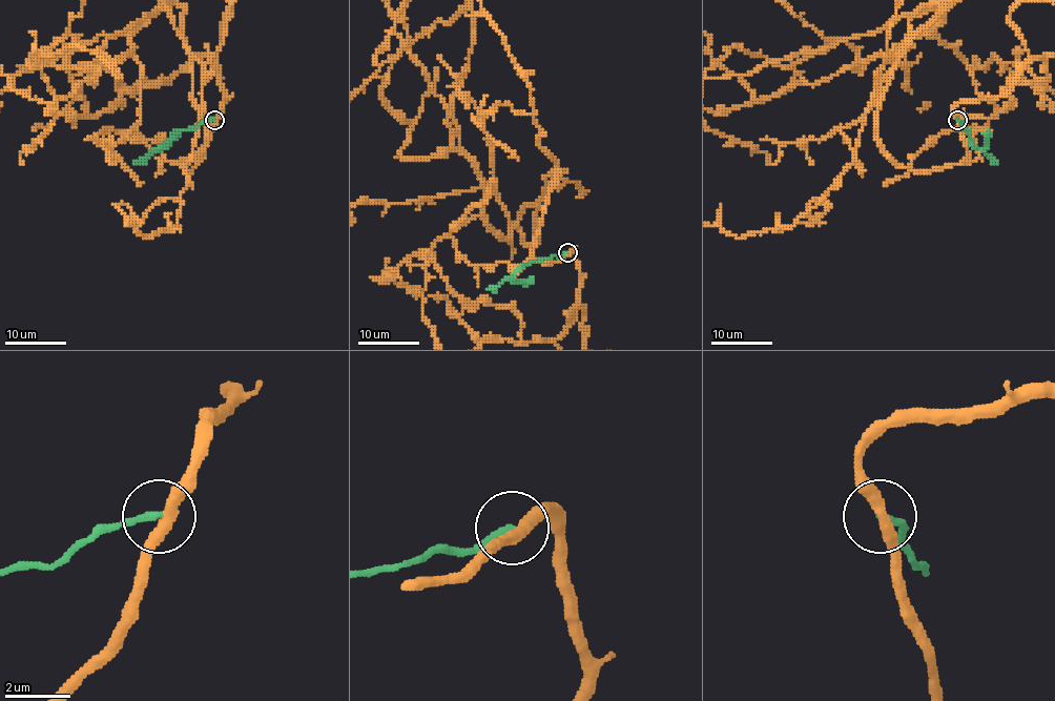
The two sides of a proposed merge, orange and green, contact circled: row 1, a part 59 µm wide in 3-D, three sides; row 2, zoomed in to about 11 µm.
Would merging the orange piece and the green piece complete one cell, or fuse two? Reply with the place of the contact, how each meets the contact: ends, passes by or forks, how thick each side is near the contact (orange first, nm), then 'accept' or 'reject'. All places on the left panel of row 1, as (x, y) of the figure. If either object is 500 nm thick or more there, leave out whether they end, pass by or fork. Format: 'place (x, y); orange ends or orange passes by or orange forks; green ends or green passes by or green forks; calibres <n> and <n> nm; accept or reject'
place (214, 120); orange passes by; green ends; calibres 360 and 200 nm; reject

